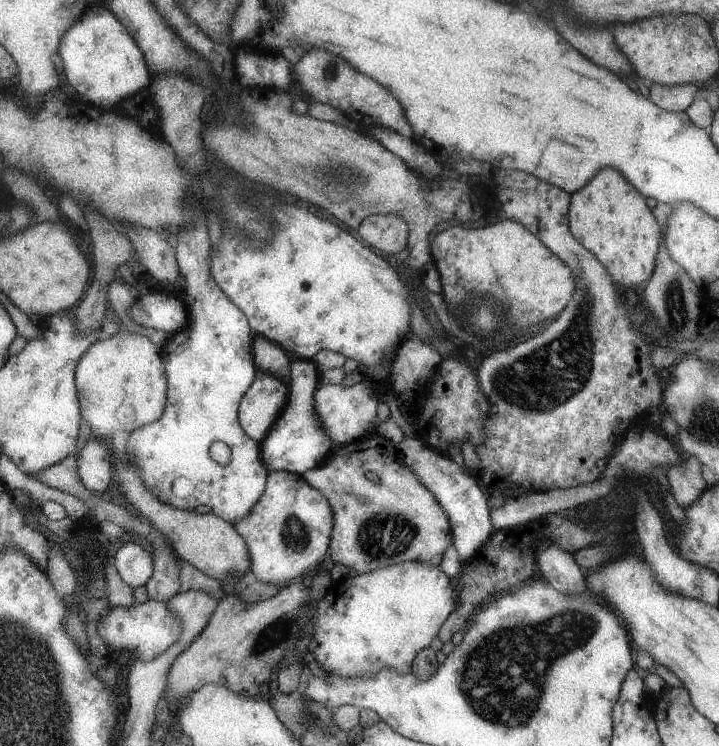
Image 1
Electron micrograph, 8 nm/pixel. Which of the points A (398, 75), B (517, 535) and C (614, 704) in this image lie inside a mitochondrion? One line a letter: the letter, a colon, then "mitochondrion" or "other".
A: other
B: other
C: other

